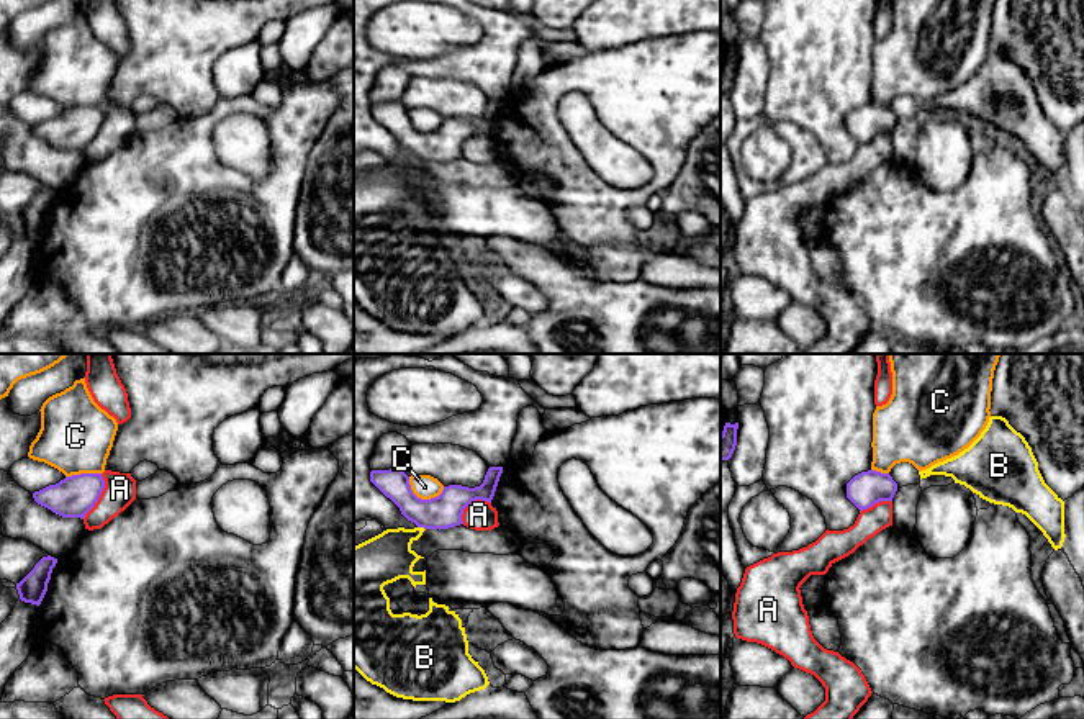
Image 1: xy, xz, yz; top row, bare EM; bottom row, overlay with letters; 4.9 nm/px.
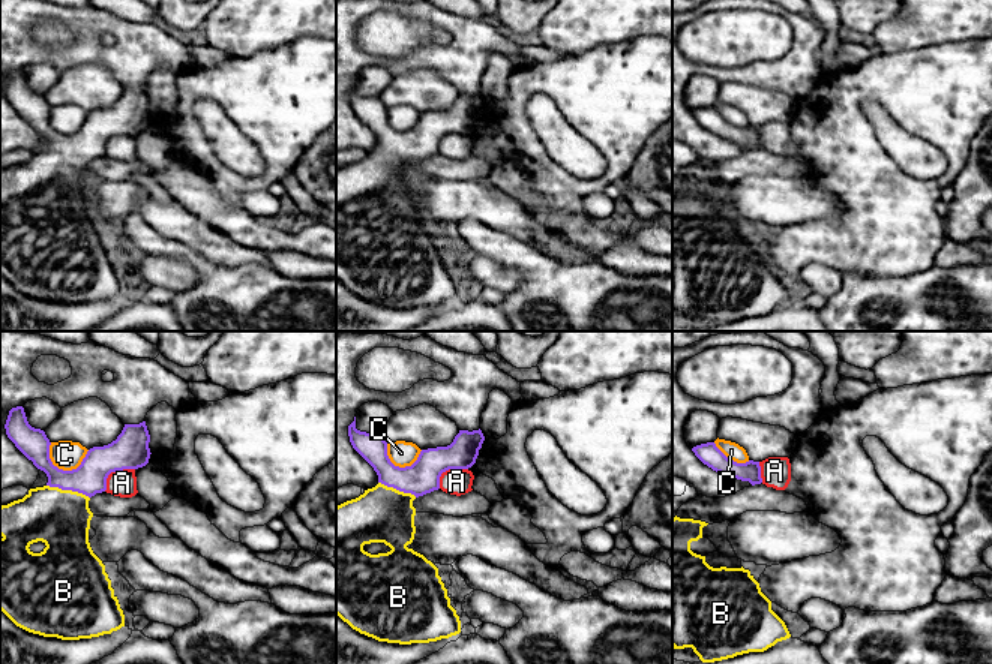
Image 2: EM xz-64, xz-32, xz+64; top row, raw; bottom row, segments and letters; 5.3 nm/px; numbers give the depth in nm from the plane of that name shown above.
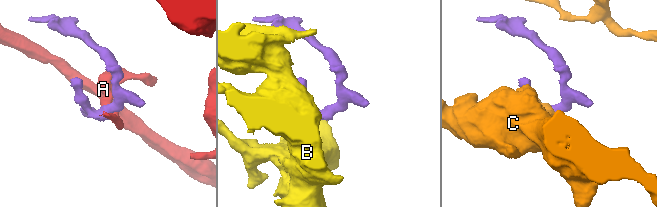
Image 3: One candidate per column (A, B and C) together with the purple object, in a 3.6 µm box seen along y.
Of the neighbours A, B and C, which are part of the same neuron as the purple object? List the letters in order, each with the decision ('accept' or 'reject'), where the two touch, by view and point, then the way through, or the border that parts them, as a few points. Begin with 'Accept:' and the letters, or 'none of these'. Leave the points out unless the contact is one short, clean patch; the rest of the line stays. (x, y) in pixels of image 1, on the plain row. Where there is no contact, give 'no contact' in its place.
Accept: B
A: reject; meets purple in xy at (99, 130); border along xy (102, 107), (103, 123), (82, 151)
B: accept; meets purple in xz at (421, 159); runs through xz (444, 144), (434, 146), (421, 159), (387, 190)
C: reject; meets purple in xz at (420, 131)

